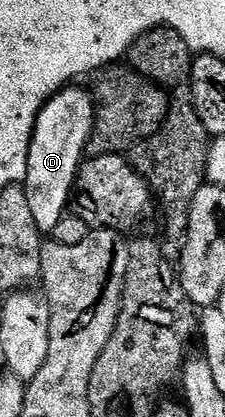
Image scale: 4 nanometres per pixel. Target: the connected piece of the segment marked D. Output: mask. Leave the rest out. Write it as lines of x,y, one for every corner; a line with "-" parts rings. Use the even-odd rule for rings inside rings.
66,86
39,112
27,156
27,174
23,180
26,200
42,234
51,234
66,215
77,172
84,161
95,118
91,93
79,86

